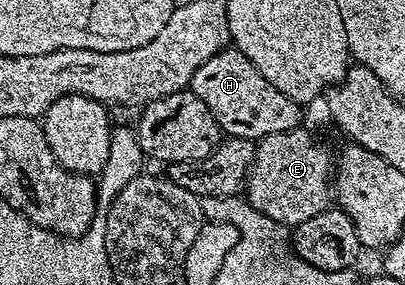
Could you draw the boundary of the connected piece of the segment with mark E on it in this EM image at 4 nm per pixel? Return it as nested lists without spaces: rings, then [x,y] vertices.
[[[302,126],[289,132],[267,134],[256,145],[243,180],[248,207],[267,214],[276,224],[292,226],[315,218],[331,204],[331,156]]]

